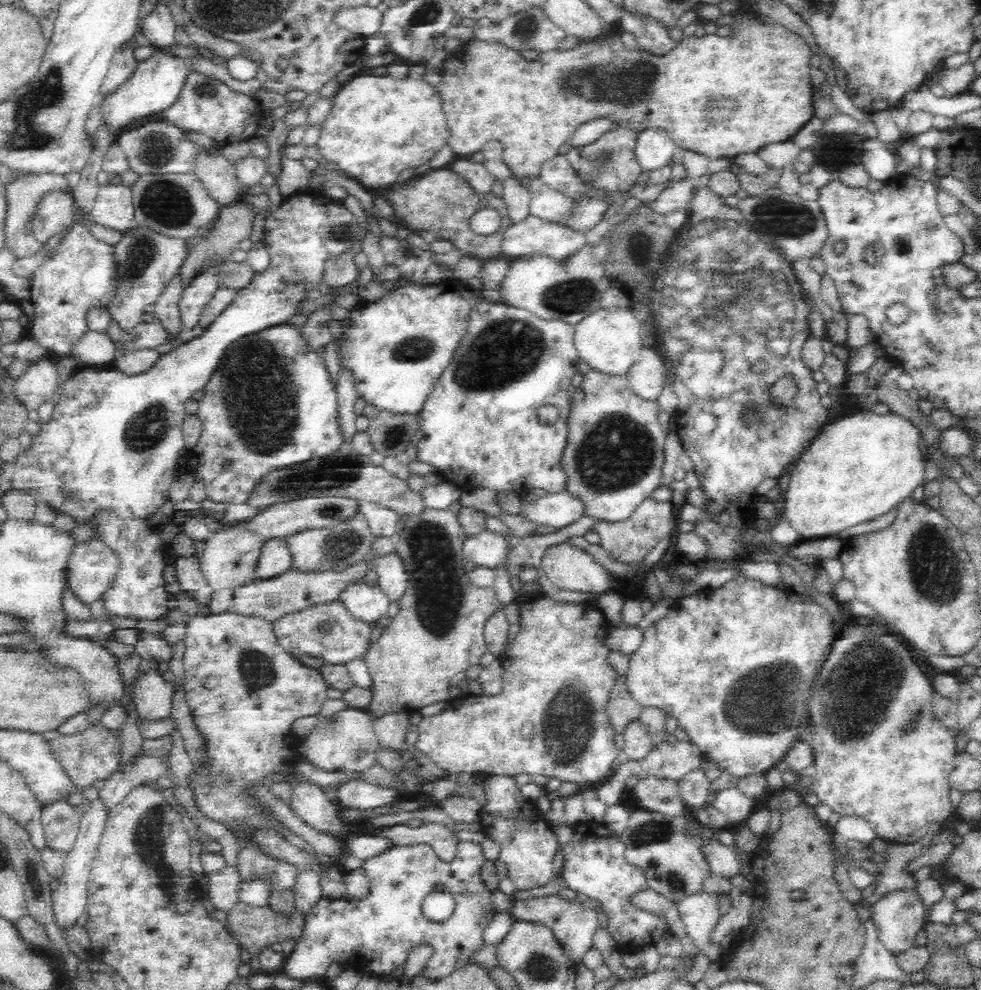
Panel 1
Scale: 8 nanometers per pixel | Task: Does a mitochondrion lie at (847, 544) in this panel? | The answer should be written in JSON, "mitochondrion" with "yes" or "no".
{"mitochondrion":"no"}

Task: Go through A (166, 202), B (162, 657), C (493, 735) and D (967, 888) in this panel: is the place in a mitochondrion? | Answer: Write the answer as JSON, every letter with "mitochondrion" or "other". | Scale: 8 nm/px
{"A":"mitochondrion","B":"other","C":"other","D":"other"}

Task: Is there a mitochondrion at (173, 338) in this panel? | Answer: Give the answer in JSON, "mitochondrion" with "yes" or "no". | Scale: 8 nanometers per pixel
{"mitochondrion":"no"}

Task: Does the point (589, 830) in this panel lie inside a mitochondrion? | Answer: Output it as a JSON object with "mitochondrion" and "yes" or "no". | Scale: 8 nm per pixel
{"mitochondrion":"no"}

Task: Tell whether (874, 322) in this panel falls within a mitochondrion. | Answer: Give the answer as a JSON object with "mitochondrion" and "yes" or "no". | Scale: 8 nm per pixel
{"mitochondrion":"no"}

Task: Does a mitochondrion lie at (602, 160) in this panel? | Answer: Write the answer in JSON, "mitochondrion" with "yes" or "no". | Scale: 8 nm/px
{"mitochondrion":"yes"}

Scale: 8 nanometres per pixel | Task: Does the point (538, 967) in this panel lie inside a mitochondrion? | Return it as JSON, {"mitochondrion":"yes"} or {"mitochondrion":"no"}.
{"mitochondrion":"yes"}

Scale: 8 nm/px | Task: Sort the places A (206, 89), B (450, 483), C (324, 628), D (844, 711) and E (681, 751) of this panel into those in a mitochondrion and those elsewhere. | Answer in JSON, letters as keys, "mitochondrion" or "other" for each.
{"A":"mitochondrion","B":"other","C":"mitochondrion","D":"mitochondrion","E":"other"}

